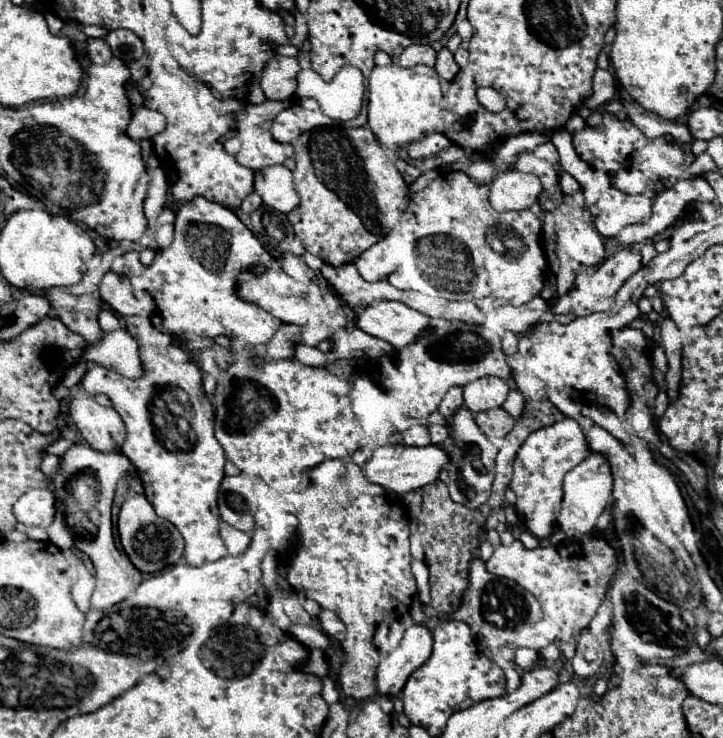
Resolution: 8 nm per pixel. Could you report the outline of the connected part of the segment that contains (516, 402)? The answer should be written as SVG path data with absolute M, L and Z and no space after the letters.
M510 390L506 402L502 404L504 410L508 410L514 418L520 414L520 408L522 408L522 402L524 402L524 396L518 392L518 390Z

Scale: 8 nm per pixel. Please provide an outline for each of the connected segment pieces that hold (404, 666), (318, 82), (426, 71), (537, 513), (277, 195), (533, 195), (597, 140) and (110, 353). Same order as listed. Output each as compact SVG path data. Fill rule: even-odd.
M410 626L396 652L382 656L376 668L376 690L394 696L402 690L408 674L430 656L430 632L424 626Z
M344 66L330 82L324 82L312 68L302 68L296 76L296 94L318 100L332 120L352 120L362 108L364 76L358 68Z
M386 64L376 66L368 76L368 126L378 136L384 146L402 146L410 140L422 138L432 132L444 132L442 112L442 92L440 92L440 78L430 66L414 66L404 68L400 64Z
M574 418L558 420L548 428L540 428L528 436L528 440L520 446L520 452L514 460L514 478L510 488L514 490L518 502L516 510L524 516L526 528L536 536L544 538L550 532L550 526L558 514L562 500L562 476L580 464L588 456L586 436L580 432Z
M284 164L264 166L254 172L254 190L262 196L264 204L288 214L300 204L300 196L294 188L292 170Z
M502 168L488 188L490 204L498 212L510 208L528 208L542 194L542 184L536 176L518 172L514 168Z
M606 114L604 122L596 128L584 126L572 132L572 144L580 160L590 166L604 162L626 164L628 156L636 152L636 142L642 134L626 120Z
M112 330L100 336L96 344L86 344L82 360L96 362L120 372L122 376L138 376L140 360L136 340L126 330Z

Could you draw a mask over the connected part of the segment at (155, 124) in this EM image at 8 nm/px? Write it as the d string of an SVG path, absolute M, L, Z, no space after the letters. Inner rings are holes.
M136 106L132 112L132 120L126 128L126 134L134 140L142 140L142 138L152 138L156 132L160 132L164 128L164 116L152 108L146 106Z

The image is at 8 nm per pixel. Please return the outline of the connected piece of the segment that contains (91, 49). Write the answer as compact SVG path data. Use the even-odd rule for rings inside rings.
M90 36L86 40L86 52L94 62L104 62L110 58L110 48L102 36Z

